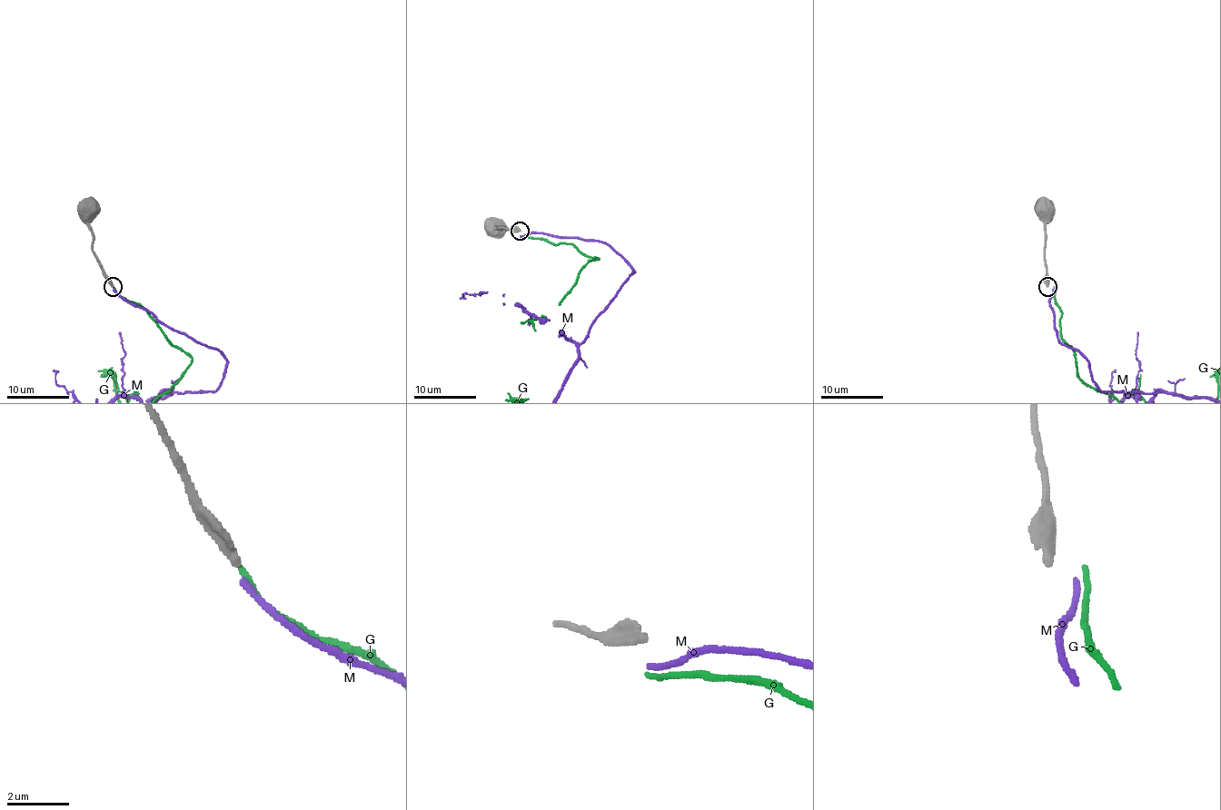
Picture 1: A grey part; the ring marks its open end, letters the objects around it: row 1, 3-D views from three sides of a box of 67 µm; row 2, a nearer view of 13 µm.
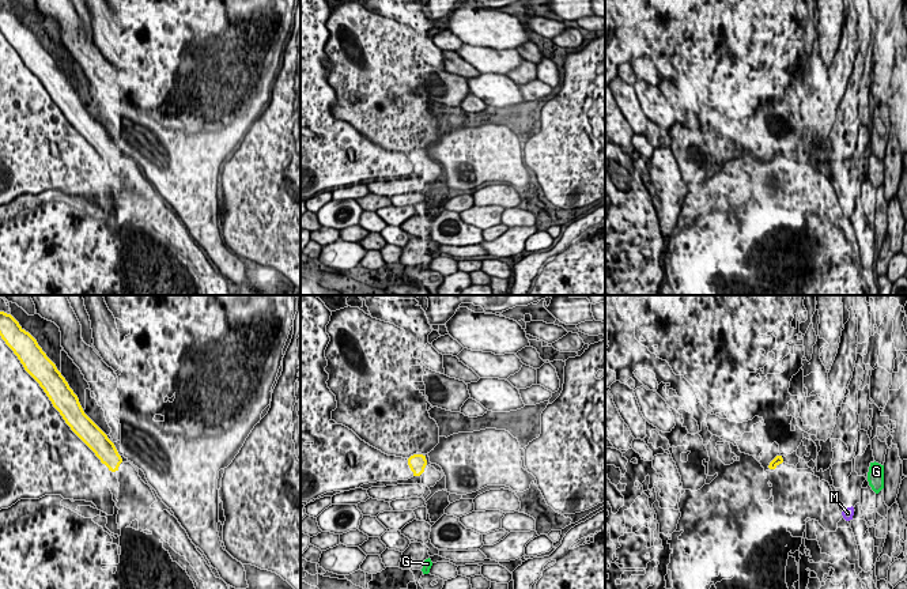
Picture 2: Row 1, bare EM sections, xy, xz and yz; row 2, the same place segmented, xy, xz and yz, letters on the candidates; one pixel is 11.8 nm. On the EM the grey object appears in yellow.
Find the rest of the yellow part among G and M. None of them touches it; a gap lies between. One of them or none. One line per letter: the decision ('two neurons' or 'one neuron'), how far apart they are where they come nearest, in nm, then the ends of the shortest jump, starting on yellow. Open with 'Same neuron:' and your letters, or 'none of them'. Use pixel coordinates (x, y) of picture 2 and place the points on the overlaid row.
Same neuron: M
G: two neurons; 1000 nm apart; from yellow across xz (419, 475), (429, 558)
M: one neuron; 900 nm apart; from yellow across yz (782, 461), (842, 512)

